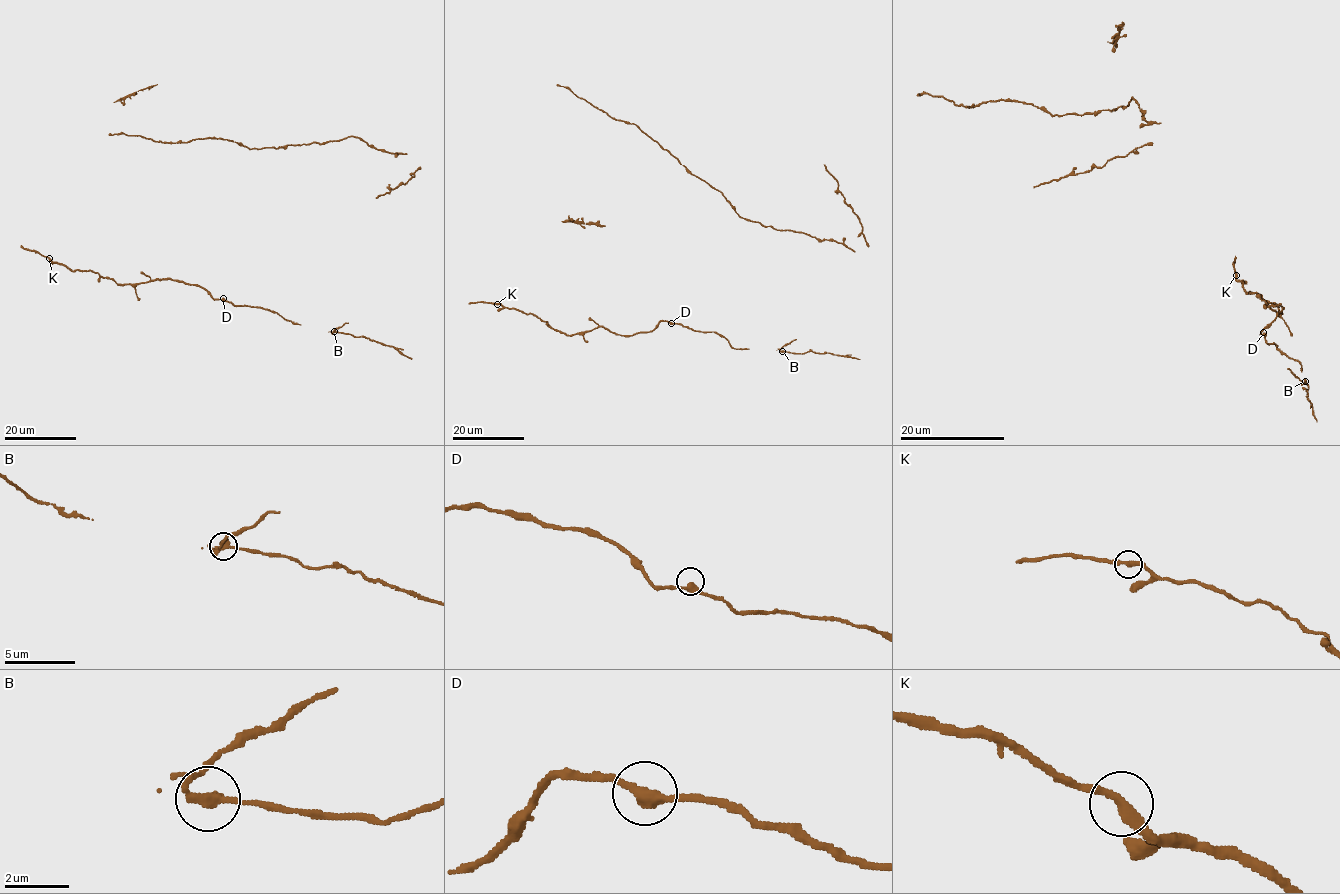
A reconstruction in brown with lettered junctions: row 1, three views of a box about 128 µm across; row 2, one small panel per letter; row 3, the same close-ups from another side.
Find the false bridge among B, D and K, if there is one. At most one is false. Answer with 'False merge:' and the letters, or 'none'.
False merge: B

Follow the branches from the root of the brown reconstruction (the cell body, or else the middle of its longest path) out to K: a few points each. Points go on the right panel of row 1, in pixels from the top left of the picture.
K: (1261, 332), (1282, 307), (1269, 307), (1277, 313), (1282, 313), (1274, 303), (1257, 293), (1247, 293), (1236, 275)

